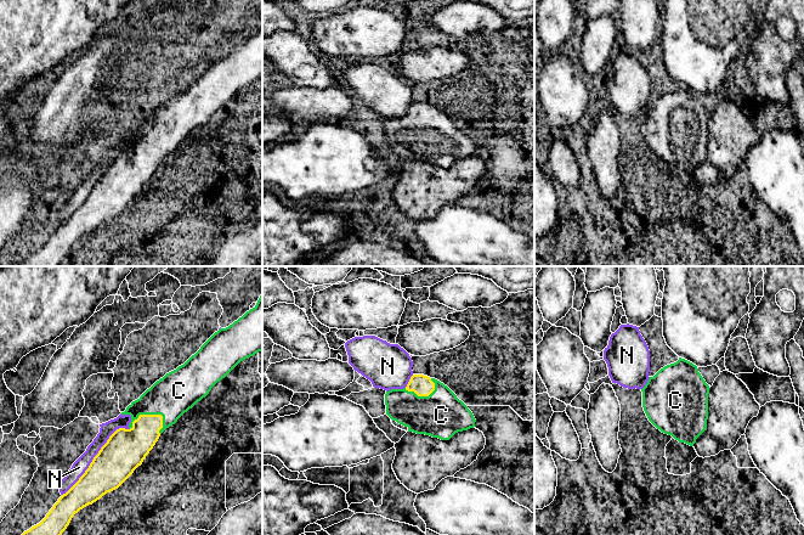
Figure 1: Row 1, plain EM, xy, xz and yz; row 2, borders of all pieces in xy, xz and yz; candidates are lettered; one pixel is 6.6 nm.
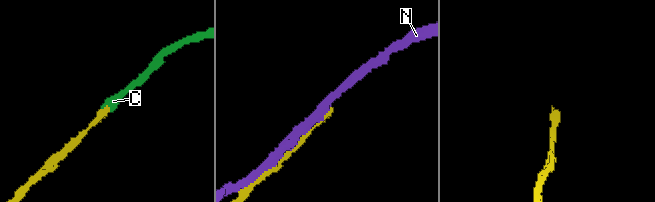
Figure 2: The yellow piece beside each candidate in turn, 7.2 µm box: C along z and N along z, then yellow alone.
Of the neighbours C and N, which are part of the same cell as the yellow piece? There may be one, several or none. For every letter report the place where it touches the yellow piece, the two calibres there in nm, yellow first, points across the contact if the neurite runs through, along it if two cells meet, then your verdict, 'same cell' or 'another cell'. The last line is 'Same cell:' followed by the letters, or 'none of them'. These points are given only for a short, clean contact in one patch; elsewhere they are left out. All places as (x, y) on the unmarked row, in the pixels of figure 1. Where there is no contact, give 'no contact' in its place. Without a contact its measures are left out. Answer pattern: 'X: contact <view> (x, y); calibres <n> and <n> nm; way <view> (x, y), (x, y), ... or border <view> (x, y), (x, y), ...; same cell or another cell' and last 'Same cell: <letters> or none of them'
C: contact xy (145, 142); calibres 260 and 280 nm; same cell
N: contact xy (95, 184); calibres 280 and 90 nm; another cell
Same cell: C

